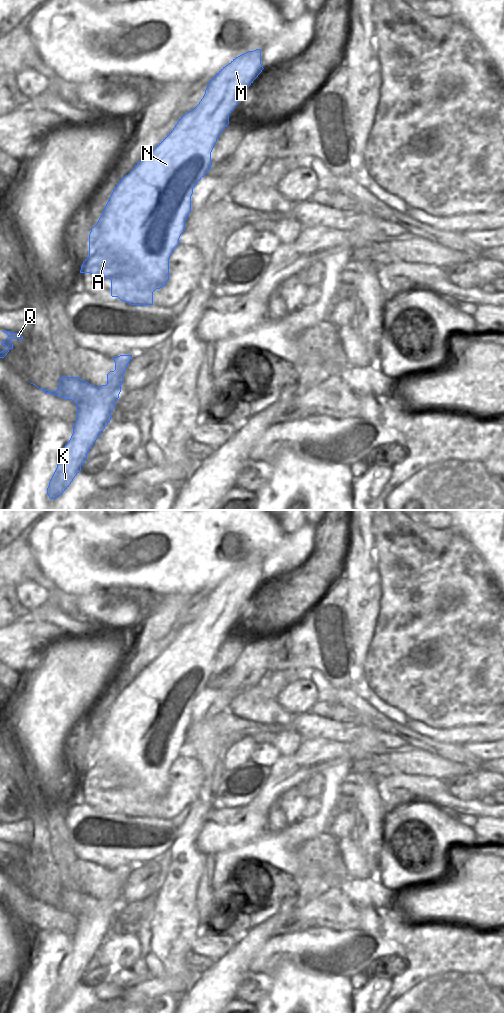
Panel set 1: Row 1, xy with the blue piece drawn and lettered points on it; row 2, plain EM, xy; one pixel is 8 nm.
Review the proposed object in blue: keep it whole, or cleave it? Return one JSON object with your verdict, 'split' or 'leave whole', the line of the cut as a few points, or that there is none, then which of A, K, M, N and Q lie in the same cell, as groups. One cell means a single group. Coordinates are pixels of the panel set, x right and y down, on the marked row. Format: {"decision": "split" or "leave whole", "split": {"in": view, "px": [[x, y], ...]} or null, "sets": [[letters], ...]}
{"decision": "split", "split": {"in": "xy", "px": [[95, 387], [95, 390], [85, 396], [77, 405]]}, "sets": [["A", "K", "M", "N"], ["Q"]]}

